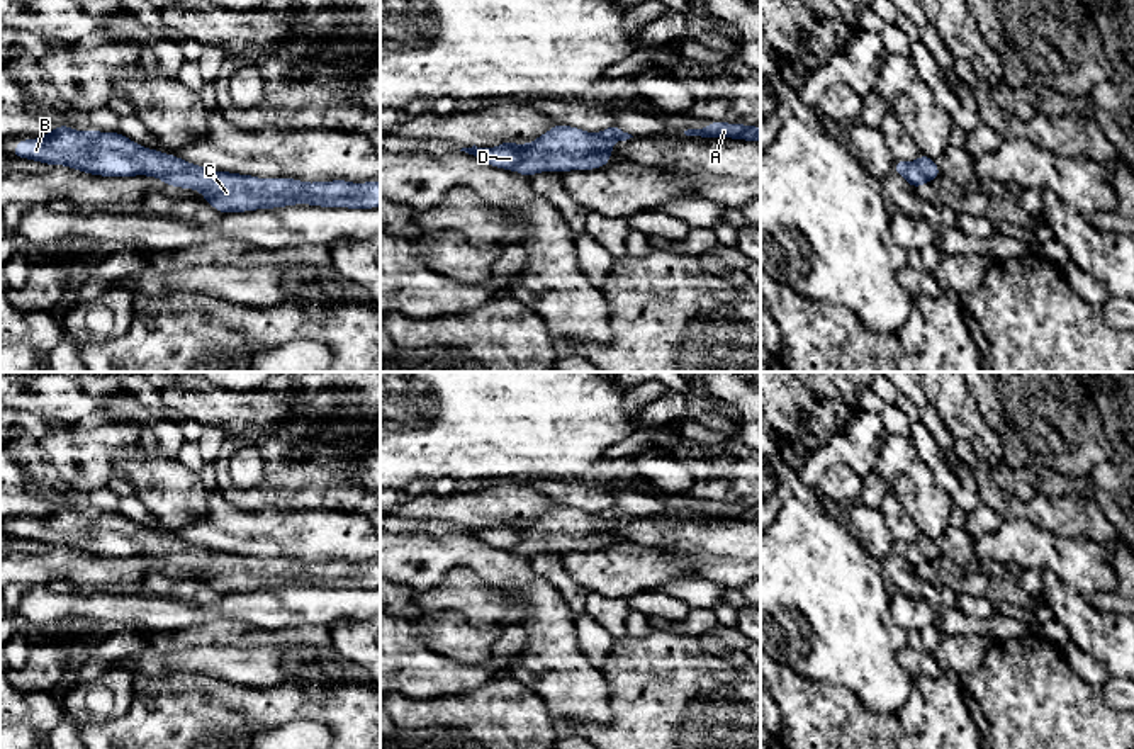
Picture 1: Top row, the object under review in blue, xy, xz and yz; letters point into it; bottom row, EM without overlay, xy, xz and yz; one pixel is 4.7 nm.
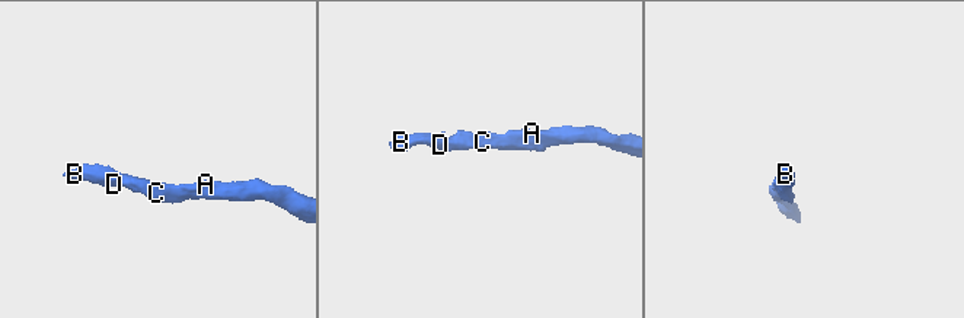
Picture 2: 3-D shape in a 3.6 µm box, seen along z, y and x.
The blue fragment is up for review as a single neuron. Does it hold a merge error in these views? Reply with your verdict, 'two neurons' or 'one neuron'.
one neuron

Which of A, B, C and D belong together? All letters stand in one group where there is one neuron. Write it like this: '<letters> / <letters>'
A B C D

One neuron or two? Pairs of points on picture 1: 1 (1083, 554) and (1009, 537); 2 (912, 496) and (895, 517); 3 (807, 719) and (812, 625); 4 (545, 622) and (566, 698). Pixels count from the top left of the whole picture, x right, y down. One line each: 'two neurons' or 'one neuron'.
1: one neuron
2: two neurons
3: two neurons
4: one neuron

